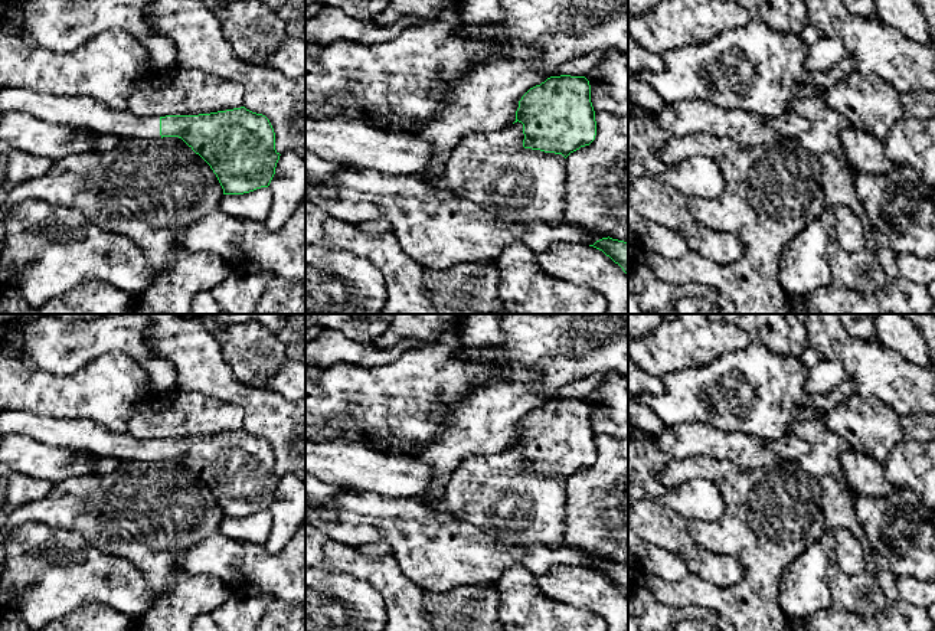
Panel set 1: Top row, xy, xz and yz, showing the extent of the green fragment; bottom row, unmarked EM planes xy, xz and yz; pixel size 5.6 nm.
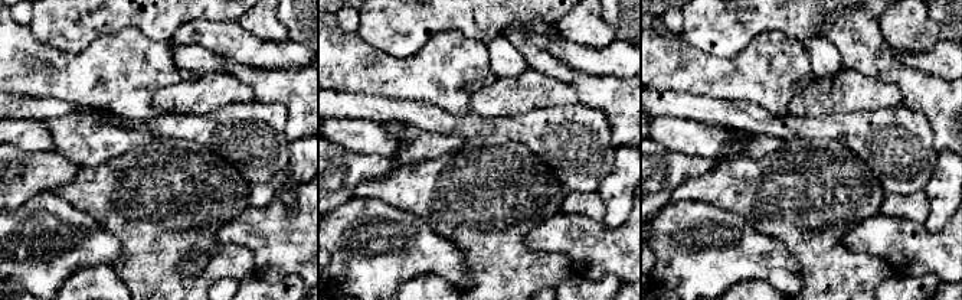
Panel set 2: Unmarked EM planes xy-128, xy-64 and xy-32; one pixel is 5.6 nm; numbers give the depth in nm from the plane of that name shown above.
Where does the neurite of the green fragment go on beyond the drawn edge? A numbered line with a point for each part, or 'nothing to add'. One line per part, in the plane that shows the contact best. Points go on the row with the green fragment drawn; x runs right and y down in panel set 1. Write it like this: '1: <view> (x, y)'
1: xy (84, 113)

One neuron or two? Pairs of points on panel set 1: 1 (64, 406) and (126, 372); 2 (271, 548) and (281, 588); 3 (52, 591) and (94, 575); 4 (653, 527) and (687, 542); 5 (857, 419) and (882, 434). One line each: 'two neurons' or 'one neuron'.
1: one neuron
2: two neurons
3: one neuron
4: one neuron
5: one neuron

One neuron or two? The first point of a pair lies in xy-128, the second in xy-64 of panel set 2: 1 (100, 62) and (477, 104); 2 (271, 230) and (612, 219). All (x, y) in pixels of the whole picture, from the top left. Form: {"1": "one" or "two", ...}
{"1": "two", "2": "two"}

